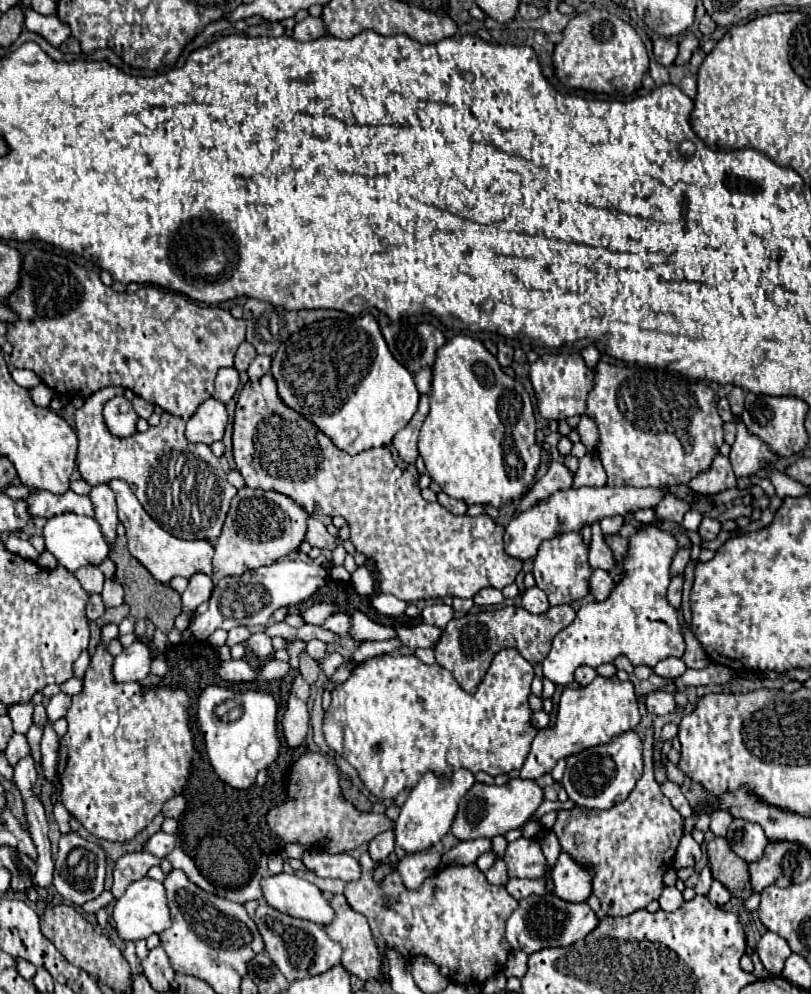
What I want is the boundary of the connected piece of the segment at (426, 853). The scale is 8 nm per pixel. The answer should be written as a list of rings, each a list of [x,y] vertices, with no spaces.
[[[422,850],[422,852],[406,854],[398,864],[398,872],[404,884],[410,890],[414,890],[420,886],[420,882],[424,882],[424,878],[432,876],[440,868],[440,862],[442,856],[436,850]]]

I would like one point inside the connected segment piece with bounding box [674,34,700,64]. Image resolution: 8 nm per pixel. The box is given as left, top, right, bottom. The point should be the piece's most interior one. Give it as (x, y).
(689, 43)

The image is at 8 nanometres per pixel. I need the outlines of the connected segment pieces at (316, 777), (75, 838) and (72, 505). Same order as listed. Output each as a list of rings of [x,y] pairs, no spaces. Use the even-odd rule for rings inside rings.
[[[306,752],[294,762],[286,796],[288,798],[282,804],[272,806],[266,814],[270,830],[286,844],[286,852],[282,852],[286,858],[300,858],[304,850],[314,846],[320,846],[328,854],[348,852],[360,844],[368,844],[380,832],[394,826],[394,822],[384,814],[356,810],[342,794],[340,772],[336,764],[332,764],[320,752]]]
[[[68,832],[61,836],[54,870],[54,888],[62,894],[64,900],[82,906],[98,898],[104,892],[104,876],[106,876],[106,858],[100,846],[80,838],[76,832]]]
[[[40,490],[28,498],[30,504],[30,514],[32,516],[42,516],[42,518],[52,518],[56,514],[64,512],[74,512],[82,516],[94,516],[94,506],[88,496],[80,496],[72,490],[66,494],[52,494],[46,490]]]

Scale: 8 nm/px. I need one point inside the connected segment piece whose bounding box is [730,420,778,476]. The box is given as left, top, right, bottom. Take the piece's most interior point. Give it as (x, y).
(749, 453)

